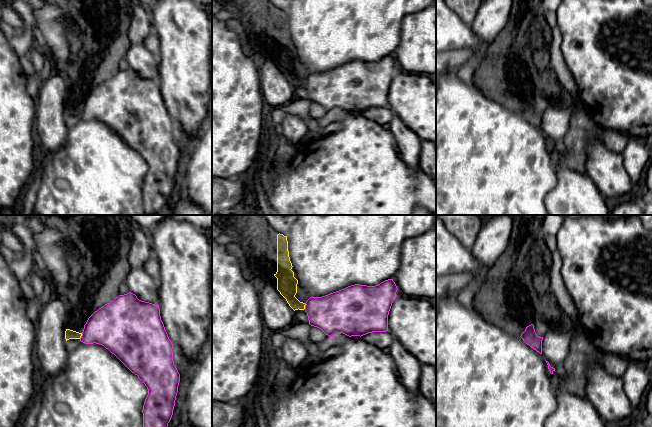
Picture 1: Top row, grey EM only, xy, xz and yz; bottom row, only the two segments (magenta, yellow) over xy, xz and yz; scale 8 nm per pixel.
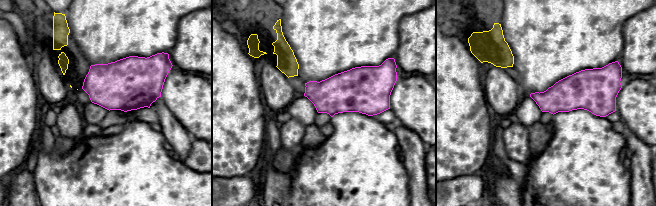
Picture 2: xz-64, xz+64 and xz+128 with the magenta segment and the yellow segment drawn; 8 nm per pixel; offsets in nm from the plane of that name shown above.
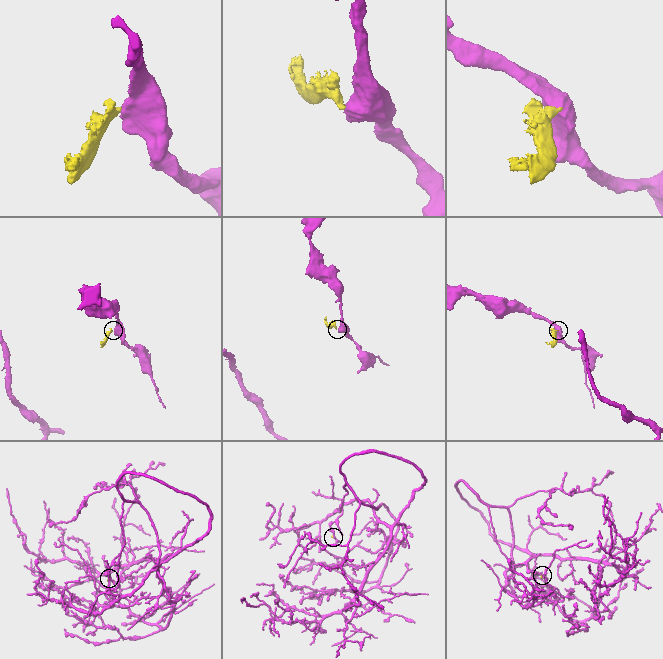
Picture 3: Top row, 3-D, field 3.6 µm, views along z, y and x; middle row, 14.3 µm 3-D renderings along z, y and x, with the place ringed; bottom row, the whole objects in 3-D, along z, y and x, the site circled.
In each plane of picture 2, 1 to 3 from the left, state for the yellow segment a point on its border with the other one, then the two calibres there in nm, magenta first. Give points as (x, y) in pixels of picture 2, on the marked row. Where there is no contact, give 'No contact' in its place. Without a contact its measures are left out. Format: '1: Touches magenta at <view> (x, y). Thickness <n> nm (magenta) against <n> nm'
1: No contact
2: No contact
3: No contact

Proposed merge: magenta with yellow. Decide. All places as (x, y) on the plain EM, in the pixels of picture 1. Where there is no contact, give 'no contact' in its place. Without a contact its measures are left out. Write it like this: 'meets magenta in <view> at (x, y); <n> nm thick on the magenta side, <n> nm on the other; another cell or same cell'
meets magenta in xz at (305, 82); 320 nm thick on the magenta side, 160 nm on the other; another cell

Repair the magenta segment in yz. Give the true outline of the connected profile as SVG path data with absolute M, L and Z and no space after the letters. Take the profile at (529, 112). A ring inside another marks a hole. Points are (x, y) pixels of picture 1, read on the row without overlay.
M531 100L526 103L525 107L520 112L523 117L531 124L542 130L542 116L543 113L539 113L534 105L534 101Z

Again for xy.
M131 68L119 71L88 94L80 117L104 122L138 152L148 165L142 186L144 212L164 213L173 191L180 150L174 141L173 120L161 96L159 81L141 77Z

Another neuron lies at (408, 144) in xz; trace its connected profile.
M394 114L388 123L390 126L389 131L394 136L395 146L399 156L408 167L420 171L419 157L422 140L396 114Z

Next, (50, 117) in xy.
M55 72L41 82L36 99L35 127L43 149L54 154L67 140L69 127L65 123L68 85L65 75Z

